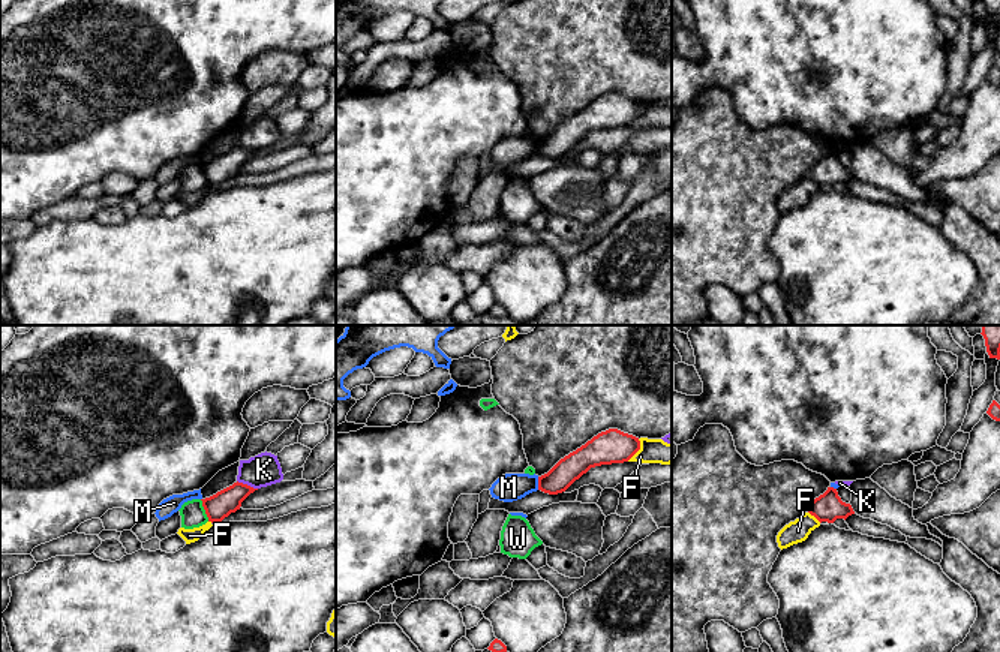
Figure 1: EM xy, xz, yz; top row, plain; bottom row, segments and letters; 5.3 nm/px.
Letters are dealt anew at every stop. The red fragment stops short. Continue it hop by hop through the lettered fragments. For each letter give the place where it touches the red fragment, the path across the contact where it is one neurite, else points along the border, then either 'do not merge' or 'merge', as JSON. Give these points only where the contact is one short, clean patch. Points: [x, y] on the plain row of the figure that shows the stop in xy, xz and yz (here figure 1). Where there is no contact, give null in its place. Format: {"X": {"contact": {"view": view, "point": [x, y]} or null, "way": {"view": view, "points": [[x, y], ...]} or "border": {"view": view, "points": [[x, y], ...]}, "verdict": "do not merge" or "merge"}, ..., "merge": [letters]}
{"F": {"contact": {"view": "xz", "point": [637, 114]}, "verdict": "do not merge"}, "K": {"contact": {"view": "xy", "point": [246, 149]}, "verdict": "do not merge"}, "M": {"contact": {"view": "xz", "point": [538, 147]}, "border": {"view": "xz", "points": [[537, 141], [538, 153]]}, "verdict": "do not merge"}, "W": {"contact": {"view": "xy", "point": [204, 173]}, "verdict": "do not merge"}, "merge": []}

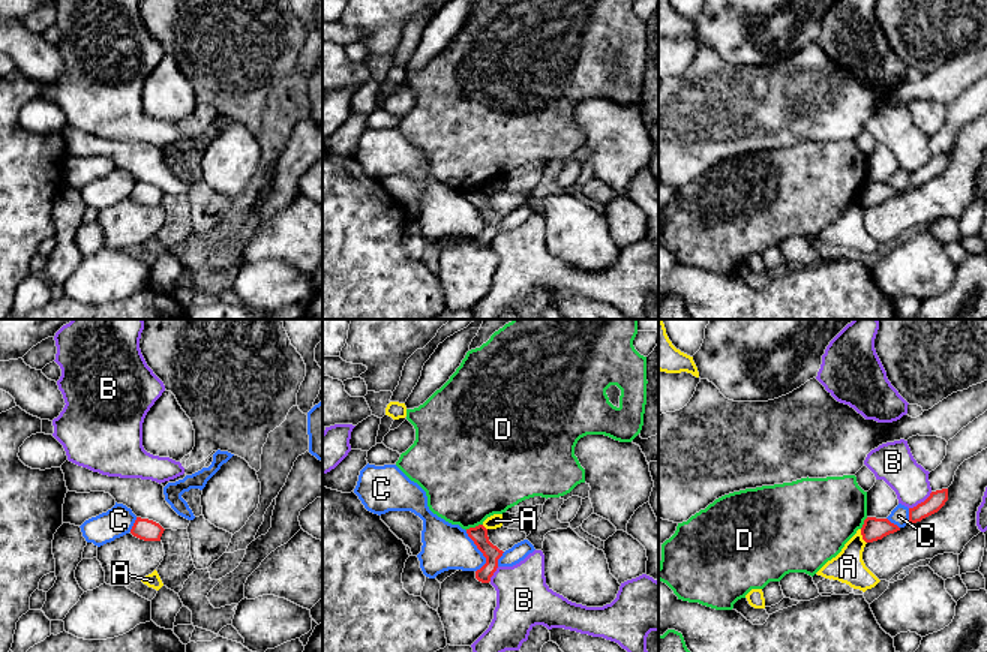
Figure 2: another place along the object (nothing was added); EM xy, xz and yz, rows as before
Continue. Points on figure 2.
{"A": {"contact": {"view": "yz", "point": [863, 201]}, "border": {"view": "yz", "points": [[860, 194], [861, 203], [866, 207]]}, "verdict": "do not merge"}, "B": {"contact": {"view": "yz", "point": [921, 167]}, "verdict": "do not merge"}, "C": {"contact": {"view": "xz", "point": [480, 215]}, "verdict": "do not merge"}, "D": {"contact": {"view": "xz", "point": [473, 192]}, "border": {"view": "xz", "points": [[482, 188], [465, 194]]}, "verdict": "do not merge"}, "merge": []}

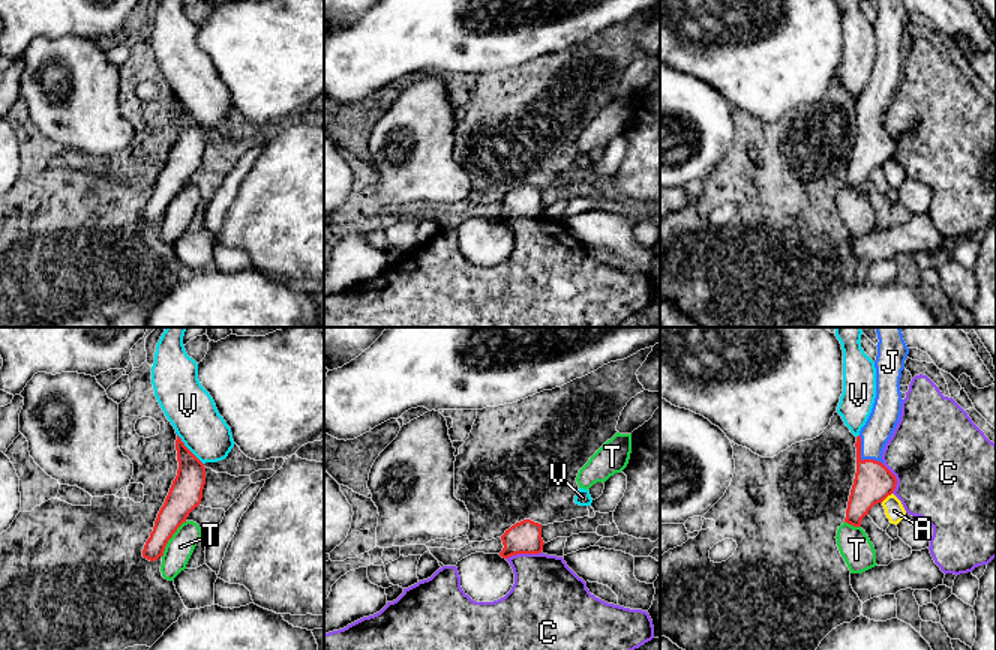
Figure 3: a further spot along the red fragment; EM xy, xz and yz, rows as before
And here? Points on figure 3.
{"A": {"contact": {"view": "yz", "point": [885, 161]}, "verdict": "do not merge"}, "C": {"contact": {"view": "xz", "point": [522, 216]}, "border": {"view": "xz", "points": [[540, 215], [516, 216], [506, 222]]}, "verdict": "do not merge"}, "J": {"contact": {"view": "yz", "point": [860, 122]}, "way": {"view": "yz", "points": [[873, 146], [870, 132], [860, 122], [869, 113], [882, 84]]}, "verdict": "merge"}, "T": {"contact": {"view": "xy", "point": [171, 200]}, "verdict": "do not merge"}, "V": {"contact": {"view": "xy", "point": [188, 113]}, "verdict": "do not merge"}, "merge": ["J"]}

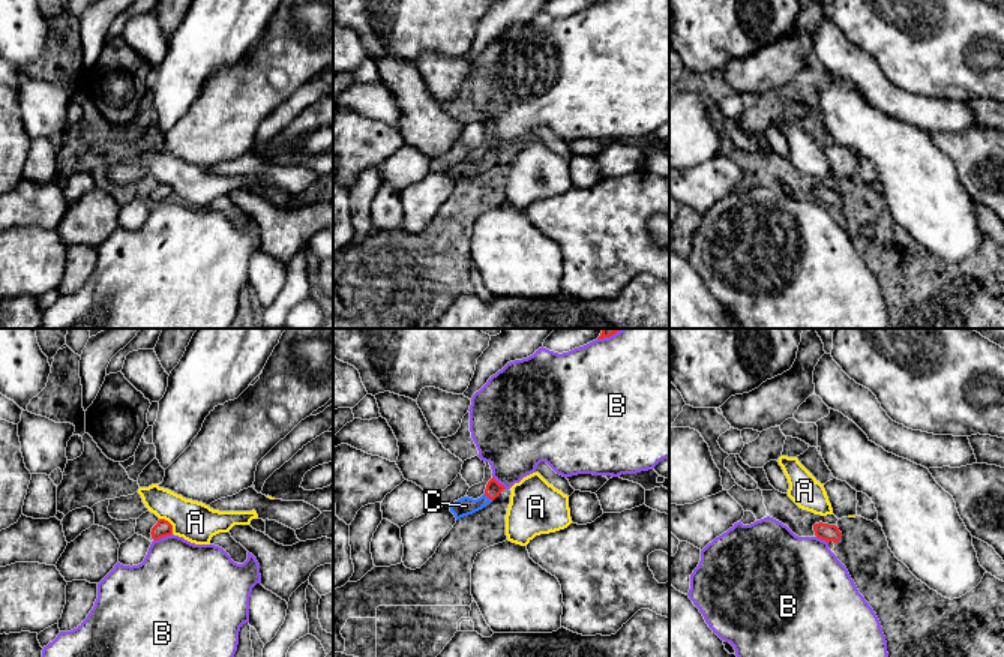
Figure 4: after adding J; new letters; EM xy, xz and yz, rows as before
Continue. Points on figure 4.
{"A": {"contact": {"view": "xy", "point": [170, 188]}, "verdict": "do not merge"}, "B": {"contact": {"view": "xy", "point": [162, 200]}, "verdict": "do not merge"}, "C": {"contact": {"view": "xz", "point": [488, 161]}, "way": {"view": "xz", "points": [[492, 153], [488, 161], [477, 168], [465, 170]]}, "verdict": "merge"}, "merge": ["C"]}

